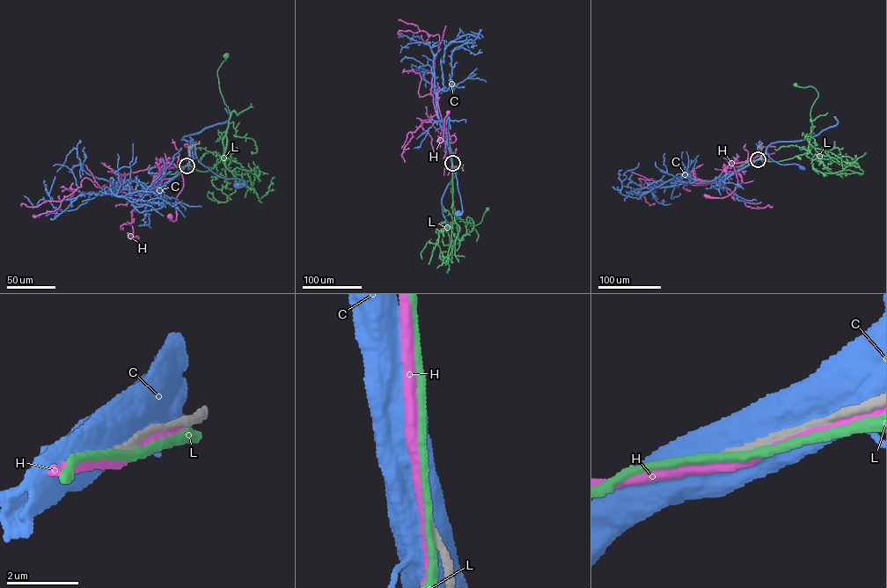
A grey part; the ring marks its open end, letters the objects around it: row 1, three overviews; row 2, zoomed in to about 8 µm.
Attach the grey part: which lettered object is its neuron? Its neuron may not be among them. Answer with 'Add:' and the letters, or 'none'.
Add: none

